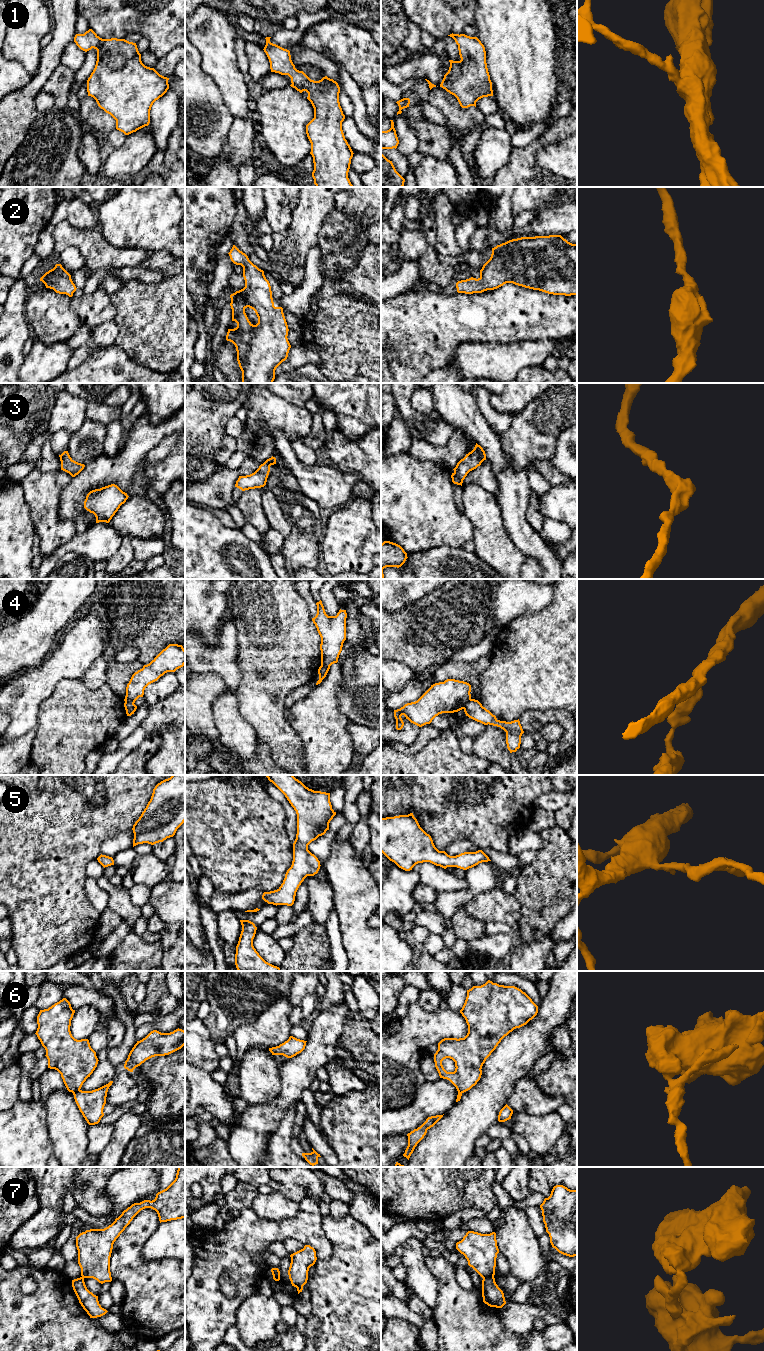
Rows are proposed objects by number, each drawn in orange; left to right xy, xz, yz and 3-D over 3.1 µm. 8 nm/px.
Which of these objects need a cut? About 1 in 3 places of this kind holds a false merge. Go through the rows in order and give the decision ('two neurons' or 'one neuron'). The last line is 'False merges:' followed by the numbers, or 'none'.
1: one neuron
2: one neuron
3: one neuron
4: two neurons
5: one neuron
6: two neurons
7: two neurons
False merges: 4, 6, 7

